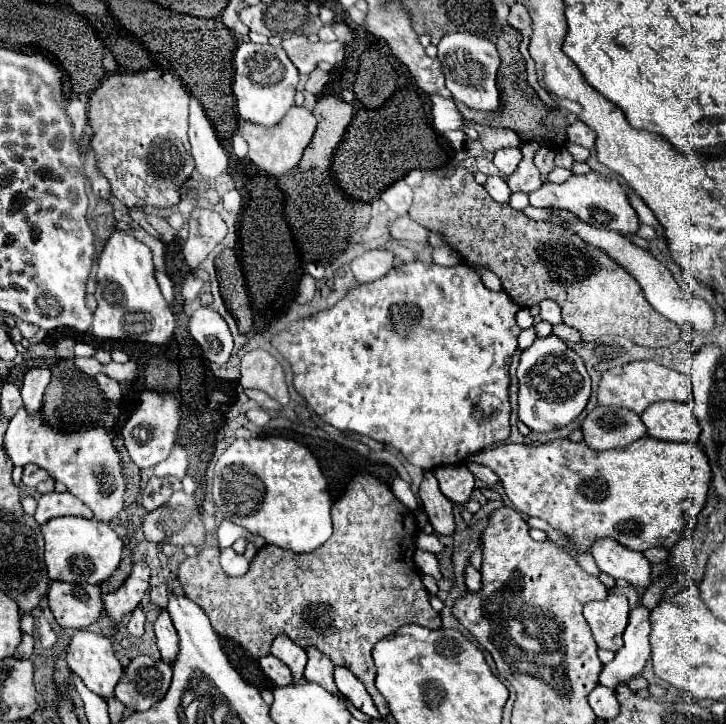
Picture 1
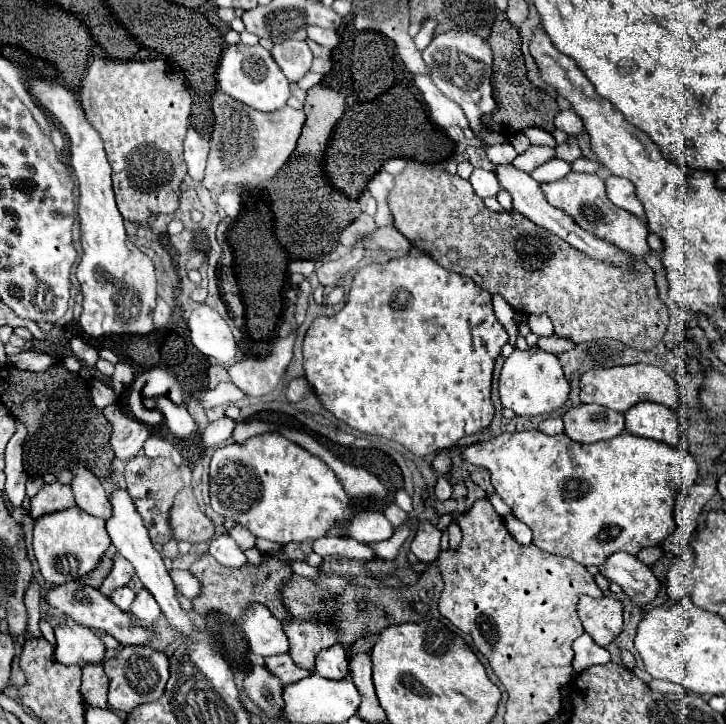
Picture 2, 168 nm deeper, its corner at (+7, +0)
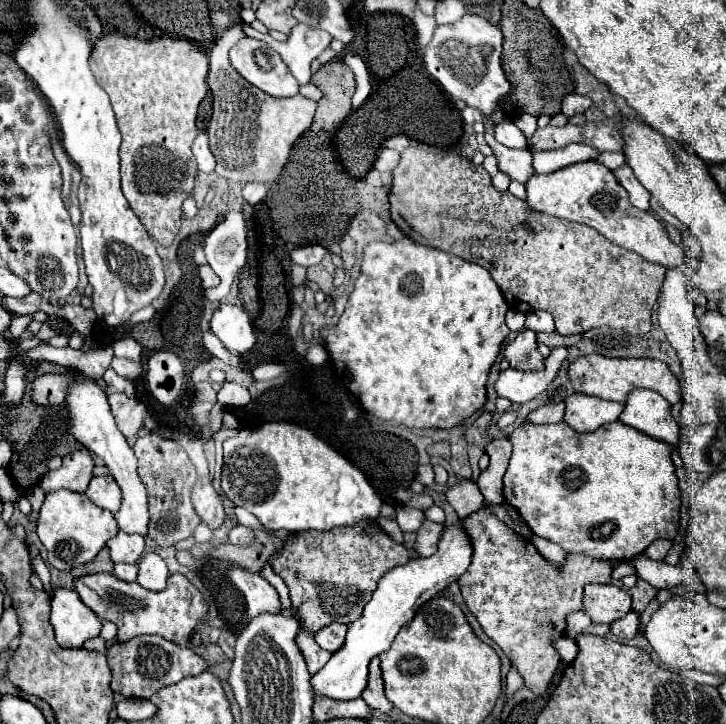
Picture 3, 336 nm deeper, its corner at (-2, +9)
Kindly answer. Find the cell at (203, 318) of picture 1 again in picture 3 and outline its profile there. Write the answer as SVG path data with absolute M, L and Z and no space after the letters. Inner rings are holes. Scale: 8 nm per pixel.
M221 304L209 322L211 332L233 354L247 354L257 346L251 314L235 304Z

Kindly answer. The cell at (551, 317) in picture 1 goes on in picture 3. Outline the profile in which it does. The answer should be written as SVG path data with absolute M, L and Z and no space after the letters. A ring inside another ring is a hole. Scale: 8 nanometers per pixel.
M529 312L525 328L533 332L555 332L555 322L549 312Z

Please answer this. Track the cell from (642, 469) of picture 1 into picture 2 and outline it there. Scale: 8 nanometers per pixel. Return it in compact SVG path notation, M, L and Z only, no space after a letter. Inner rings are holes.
M538 429L502 433L488 441L460 447L462 459L490 471L492 487L514 515L534 531L532 543L548 553L568 557L580 565L600 565L608 555L626 551L636 555L644 547L660 545L674 533L674 507L680 491L688 491L698 477L698 465L680 446L671 447L644 437L622 433L610 441L582 445L566 435L544 435Z

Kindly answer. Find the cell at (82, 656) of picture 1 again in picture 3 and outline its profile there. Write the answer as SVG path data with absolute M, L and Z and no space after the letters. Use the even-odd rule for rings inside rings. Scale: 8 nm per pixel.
M55 588L51 598L49 622L55 630L55 640L65 648L79 648L87 638L99 636L101 620L89 610L79 594L69 588Z

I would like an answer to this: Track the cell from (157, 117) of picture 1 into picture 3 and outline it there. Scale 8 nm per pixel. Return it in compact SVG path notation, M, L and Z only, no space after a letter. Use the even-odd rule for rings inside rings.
M107 34L93 46L91 70L101 88L109 94L119 130L123 134L119 148L123 194L131 210L139 216L141 224L147 226L151 238L155 238L161 246L171 246L181 228L181 204L191 194L197 174L197 162L191 152L191 144L199 132L195 124L197 110L209 90L209 58L199 44L177 36L141 40L137 36Z

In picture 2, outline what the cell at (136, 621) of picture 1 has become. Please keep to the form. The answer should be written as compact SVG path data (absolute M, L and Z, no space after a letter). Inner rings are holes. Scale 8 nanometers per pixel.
M122 587L122 591L114 591L112 593L112 603L116 605L116 607L120 607L122 611L130 611L130 605L134 603L134 599L136 599L136 593L132 591L132 589L128 589L128 587Z

